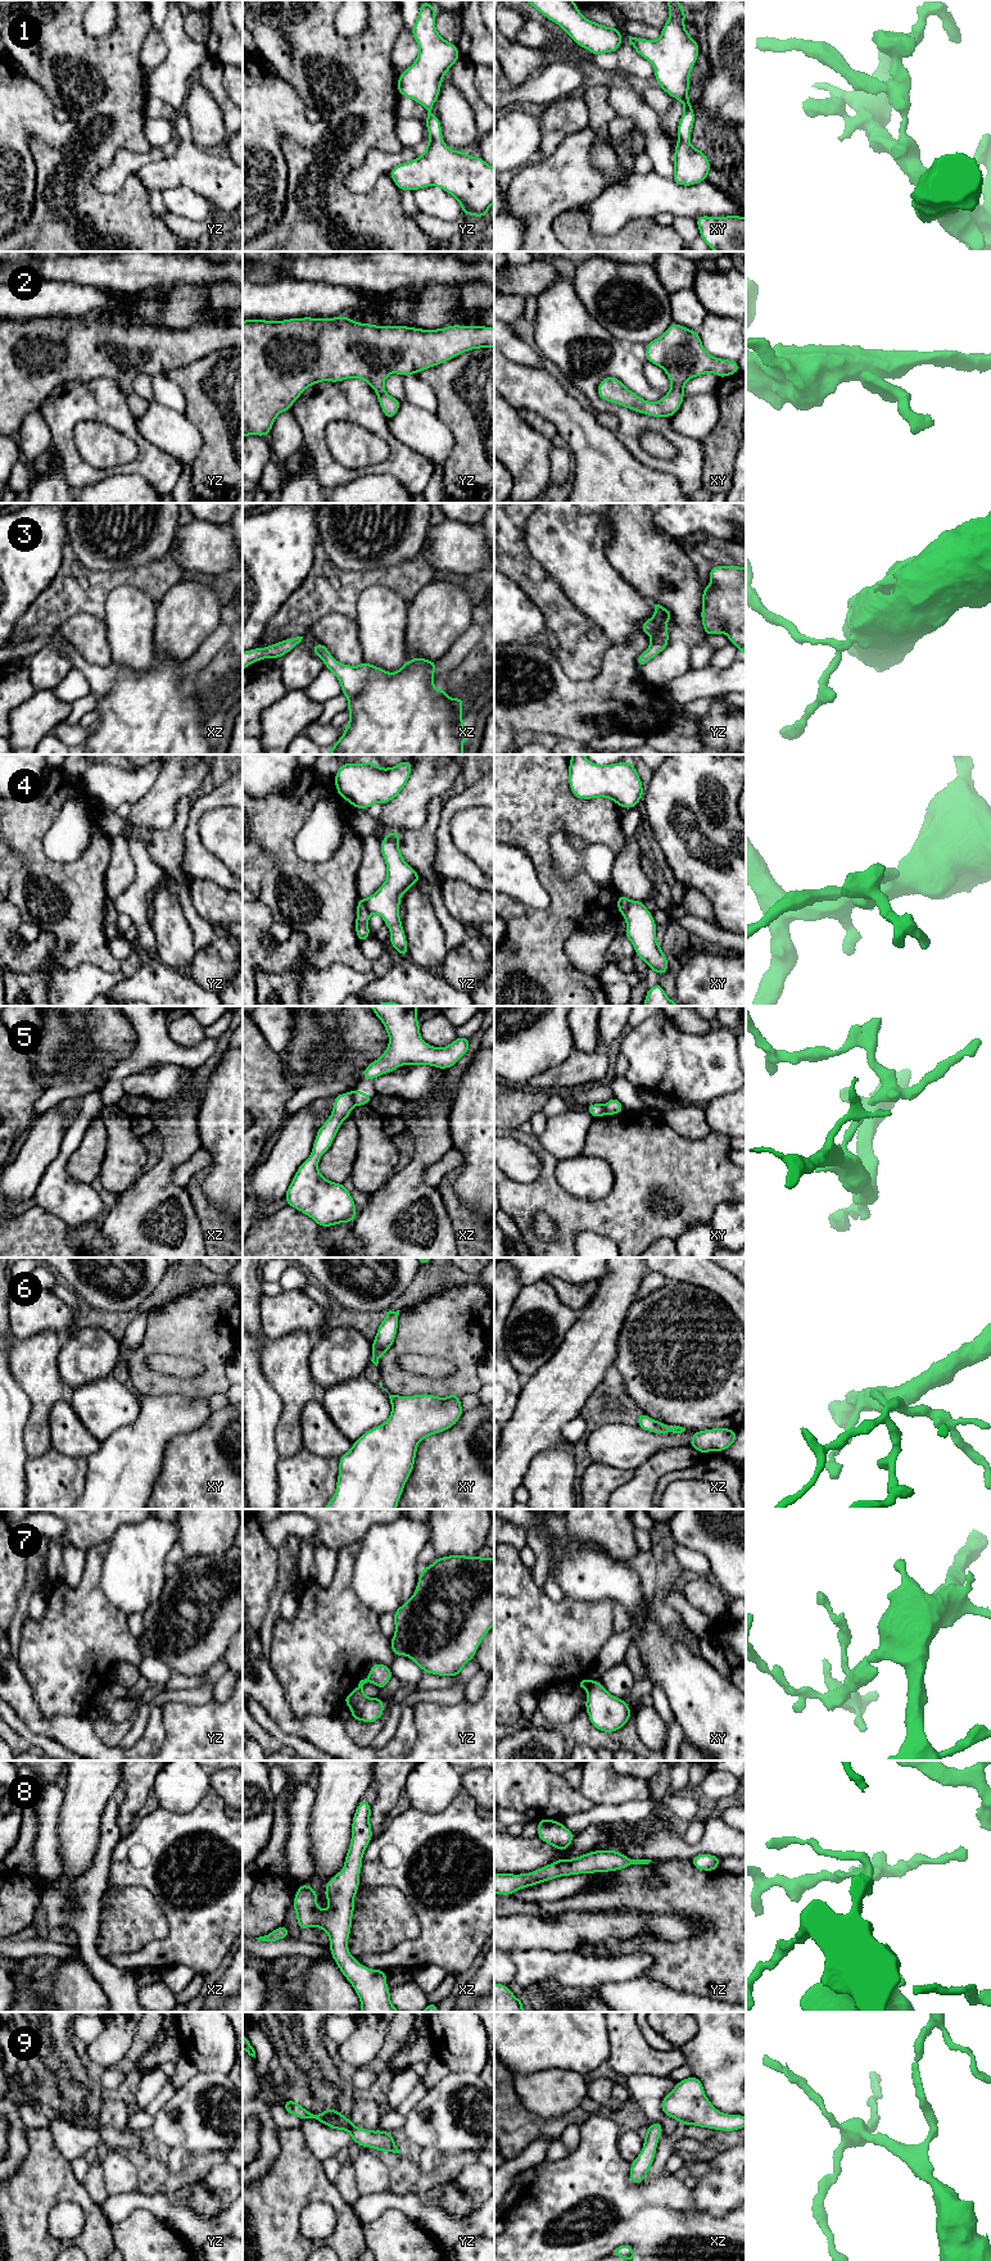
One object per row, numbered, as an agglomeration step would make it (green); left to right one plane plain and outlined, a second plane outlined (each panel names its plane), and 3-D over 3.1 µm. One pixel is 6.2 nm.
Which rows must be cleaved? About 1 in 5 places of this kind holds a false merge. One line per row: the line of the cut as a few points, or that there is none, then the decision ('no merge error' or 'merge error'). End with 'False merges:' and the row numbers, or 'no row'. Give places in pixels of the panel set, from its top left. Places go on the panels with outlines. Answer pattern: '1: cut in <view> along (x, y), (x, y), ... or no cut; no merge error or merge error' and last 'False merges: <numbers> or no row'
1: no cut; no merge error
2: no cut; no merge error
3: no cut; no merge error
4: cut in yz along (363, 900), (370, 914); merge error
5: cut in xz along (351, 1092), (356, 1104); merge error
6: no cut; no merge error
7: cut in xy along (591, 1681), (587, 1686); merge error
8: no cut; no merge error
9: no cut; no merge error
False merges: 4, 5, 7

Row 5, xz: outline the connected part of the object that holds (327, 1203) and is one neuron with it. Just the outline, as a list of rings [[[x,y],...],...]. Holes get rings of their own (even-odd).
[[[352,1092],[334,1097],[330,1118],[318,1128],[311,1156],[300,1164],[284,1199],[288,1206],[298,1209],[312,1218],[318,1227],[332,1227],[339,1223],[352,1223],[357,1207],[349,1190],[331,1182],[318,1172],[321,1156],[331,1147],[336,1133],[354,1107]]]

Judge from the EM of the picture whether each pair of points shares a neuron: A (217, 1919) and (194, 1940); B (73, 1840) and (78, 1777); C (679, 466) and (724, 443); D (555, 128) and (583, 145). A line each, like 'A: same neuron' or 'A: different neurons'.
A: same neuron
B: same neuron
C: different neurons
D: different neurons

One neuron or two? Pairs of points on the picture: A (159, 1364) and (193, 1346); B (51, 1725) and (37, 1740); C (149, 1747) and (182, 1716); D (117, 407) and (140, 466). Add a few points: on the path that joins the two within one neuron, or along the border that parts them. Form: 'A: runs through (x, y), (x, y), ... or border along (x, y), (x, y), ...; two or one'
A: border along (146, 1359), (168, 1354), (197, 1360), (203, 1368); two
B: border along (17, 1717), (32, 1731), (46, 1735), (64, 1747); two
C: border along (162, 1707), (164, 1740), (159, 1747); two
D: runs through (123, 421), (143, 444), (143, 452); one

